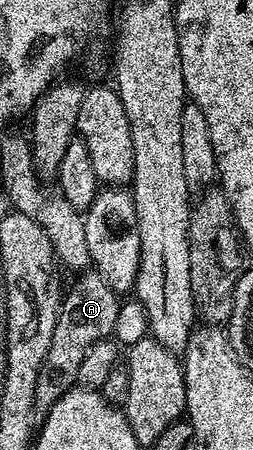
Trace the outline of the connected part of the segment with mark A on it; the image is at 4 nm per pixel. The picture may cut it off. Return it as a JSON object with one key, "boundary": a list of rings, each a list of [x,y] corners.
{"boundary":[[[85,271],[76,279],[73,286],[64,290],[61,310],[55,323],[55,335],[51,335],[51,347],[43,355],[43,367],[39,367],[39,379],[35,379],[34,414],[44,415],[67,390],[77,385],[79,366],[83,355],[91,349],[96,341],[113,337],[115,319],[119,315],[121,301],[119,294],[107,287],[107,279],[95,271]]]}

